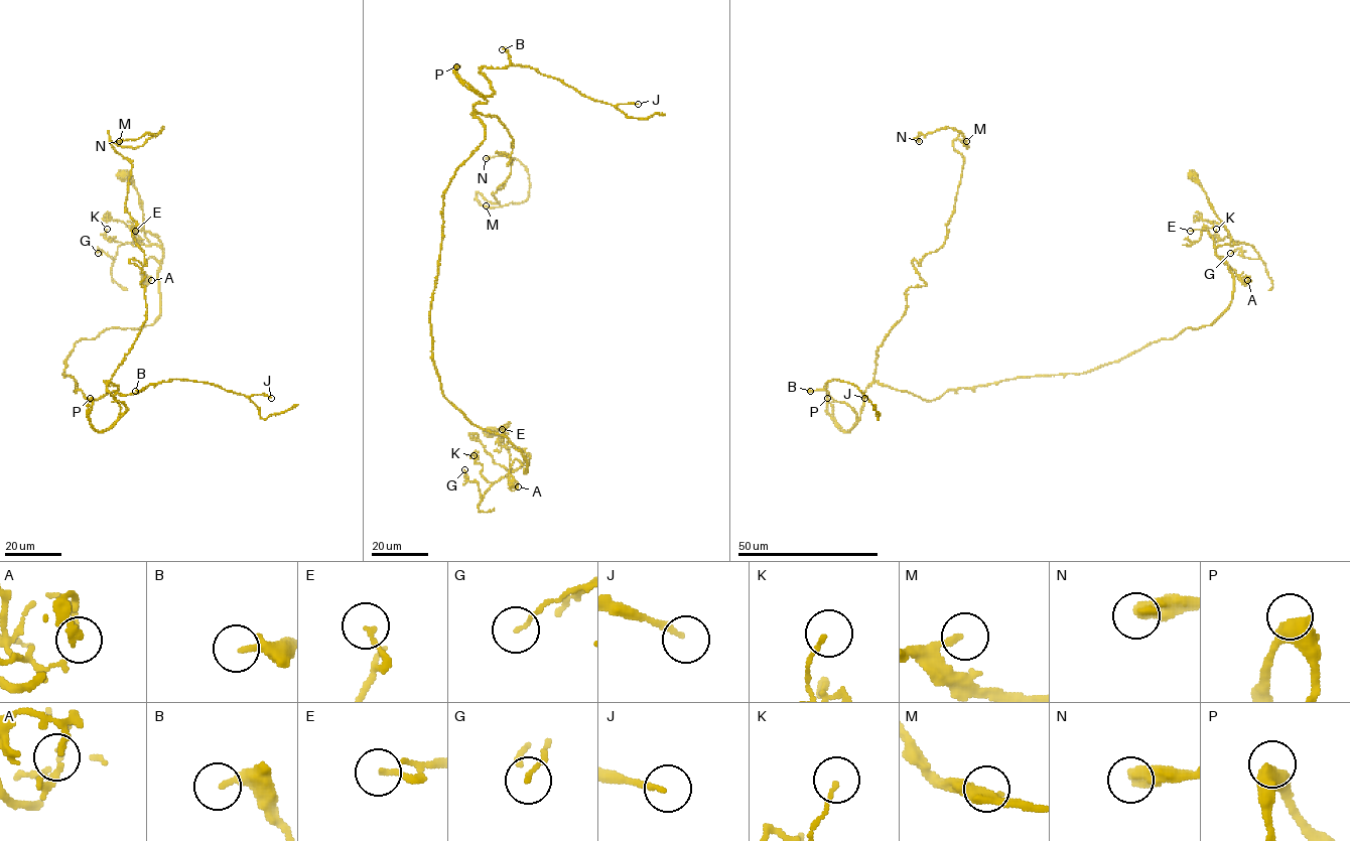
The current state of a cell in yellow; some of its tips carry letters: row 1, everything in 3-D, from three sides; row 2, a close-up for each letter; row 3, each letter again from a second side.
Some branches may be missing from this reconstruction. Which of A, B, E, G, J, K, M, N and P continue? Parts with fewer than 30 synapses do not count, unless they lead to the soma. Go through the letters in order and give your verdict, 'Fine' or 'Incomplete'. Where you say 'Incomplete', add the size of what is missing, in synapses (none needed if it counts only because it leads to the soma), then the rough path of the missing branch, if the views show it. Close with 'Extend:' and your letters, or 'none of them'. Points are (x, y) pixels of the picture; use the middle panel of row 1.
A: Fine
B: Fine
E: Fine
G: Fine
J: Incomplete. Roughly 35 synapses. Course of what is missing: (638, 104), (646, 105), (653, 94), (651, 88), (658, 77), (656, 66)
K: Fine
M: Fine
N: Fine
P: Fine
Extend: J

